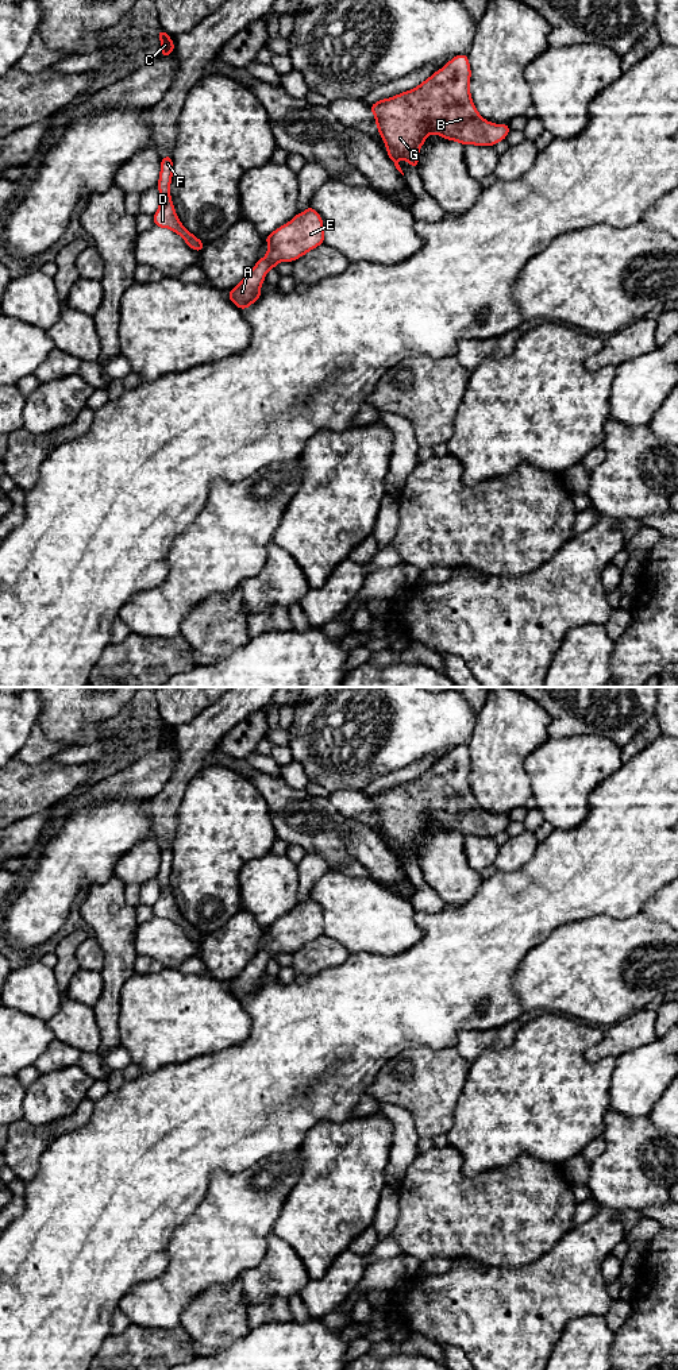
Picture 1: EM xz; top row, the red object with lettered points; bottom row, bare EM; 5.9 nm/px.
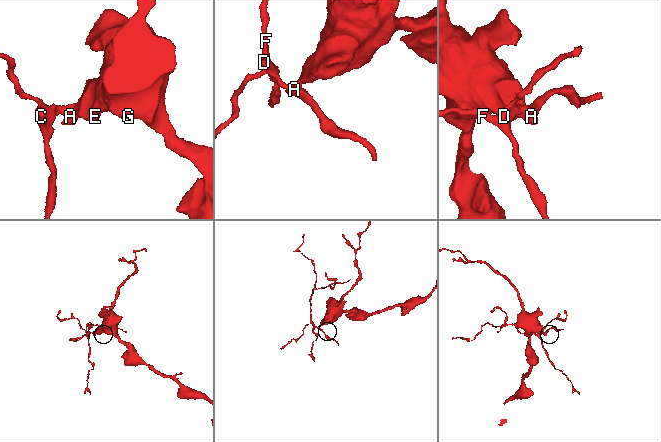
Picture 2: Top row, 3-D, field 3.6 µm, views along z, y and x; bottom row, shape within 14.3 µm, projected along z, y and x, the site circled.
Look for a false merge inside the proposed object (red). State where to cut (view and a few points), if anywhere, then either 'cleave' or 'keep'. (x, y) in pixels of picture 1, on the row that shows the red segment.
xz (258, 290), (253, 301) | cleave

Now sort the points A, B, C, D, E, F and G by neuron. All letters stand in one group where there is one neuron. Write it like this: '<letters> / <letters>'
A B E G / C D F

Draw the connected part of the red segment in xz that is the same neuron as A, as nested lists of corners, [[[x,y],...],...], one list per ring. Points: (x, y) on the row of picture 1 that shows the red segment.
[[[311,207],[297,213],[285,225],[269,234],[267,254],[258,259],[255,266],[244,275],[239,285],[228,293],[234,305],[243,310],[247,304],[253,304],[265,275],[270,269],[276,269],[278,262],[294,262],[308,251],[324,243],[324,228],[321,216]]]

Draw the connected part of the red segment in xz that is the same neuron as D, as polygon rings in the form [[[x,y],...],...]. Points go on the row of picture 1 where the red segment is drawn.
[[[172,155],[161,158],[161,171],[158,180],[159,207],[153,215],[154,224],[158,228],[169,228],[178,234],[185,243],[194,251],[201,252],[205,247],[200,239],[190,234],[180,221],[170,196],[170,182],[173,178],[173,159]]]

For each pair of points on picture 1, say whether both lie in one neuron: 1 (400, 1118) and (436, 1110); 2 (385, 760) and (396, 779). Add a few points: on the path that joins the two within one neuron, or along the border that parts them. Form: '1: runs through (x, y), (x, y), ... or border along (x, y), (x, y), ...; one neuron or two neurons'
1: border along (381, 1103), (403, 1107), (412, 1116), (420, 1137); two neurons
2: border along (422, 759), (376, 778), (365, 788); two neurons

